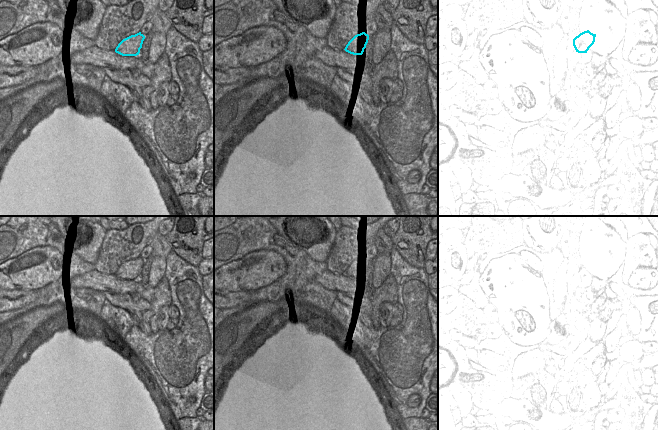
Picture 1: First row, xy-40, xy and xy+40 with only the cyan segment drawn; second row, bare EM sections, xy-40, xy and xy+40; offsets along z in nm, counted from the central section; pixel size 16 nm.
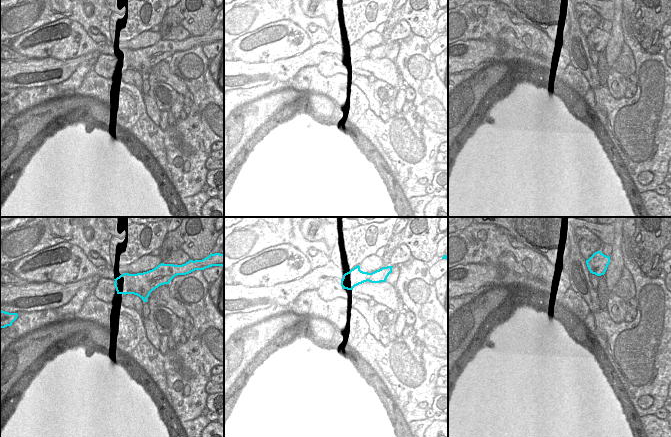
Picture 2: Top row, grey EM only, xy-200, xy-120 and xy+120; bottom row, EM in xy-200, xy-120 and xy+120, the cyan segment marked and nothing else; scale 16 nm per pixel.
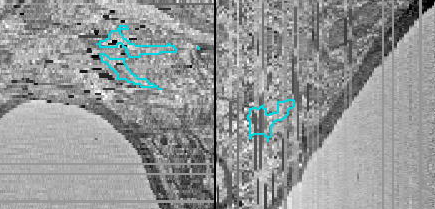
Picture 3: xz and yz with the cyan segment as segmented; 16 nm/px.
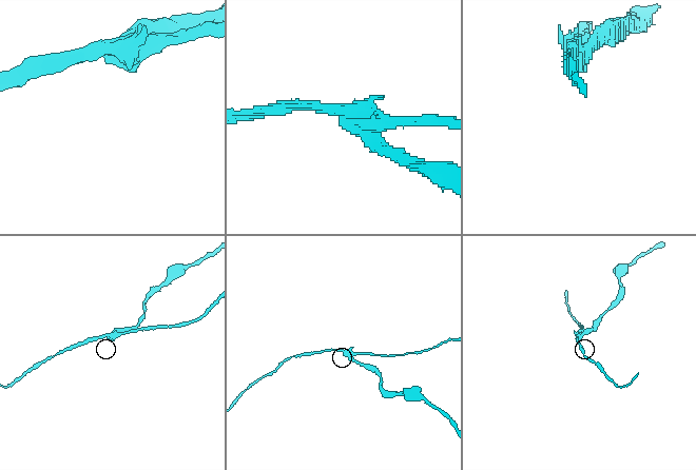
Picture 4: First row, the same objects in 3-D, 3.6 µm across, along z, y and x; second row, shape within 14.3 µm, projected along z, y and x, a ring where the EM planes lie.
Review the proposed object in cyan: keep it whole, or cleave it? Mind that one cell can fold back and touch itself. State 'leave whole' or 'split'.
split

